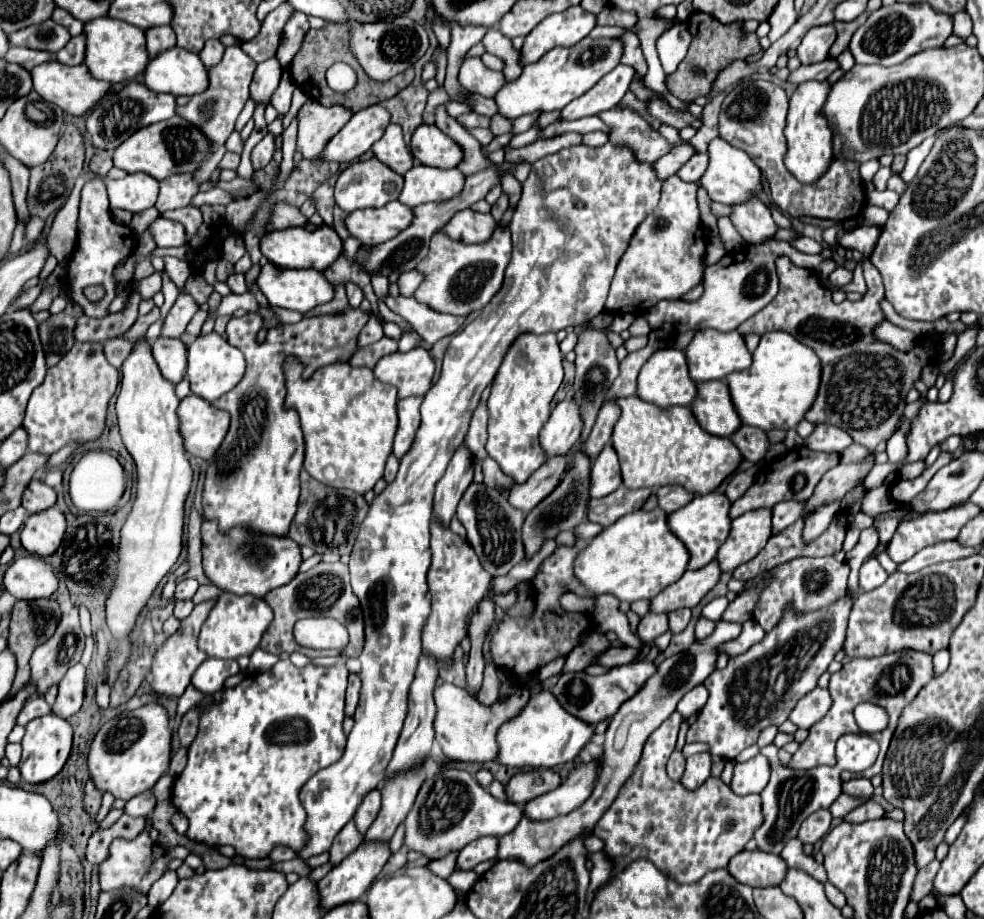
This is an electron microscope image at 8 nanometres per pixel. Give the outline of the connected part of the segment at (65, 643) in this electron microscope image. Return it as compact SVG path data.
M72 606L70 612L62 614L58 628L50 640L40 644L30 660L32 674L30 680L44 694L52 684L58 684L62 676L74 666L84 650L84 634L78 622L78 608Z

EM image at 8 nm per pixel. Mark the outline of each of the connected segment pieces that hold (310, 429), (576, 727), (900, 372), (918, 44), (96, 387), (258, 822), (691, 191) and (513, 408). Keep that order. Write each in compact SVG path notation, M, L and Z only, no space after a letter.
M294 358L286 360L286 404L296 408L300 414L300 424L306 442L304 470L318 482L334 488L346 488L358 494L366 494L382 478L388 456L392 454L392 440L398 426L396 416L396 388L374 378L370 368L354 368L350 364L330 364L314 372L310 380L302 380L302 364Z
M536 680L530 686L530 700L518 716L506 720L502 728L498 728L498 762L514 768L552 768L556 764L572 762L584 744L592 738L594 730L586 722L570 716L554 698L550 690L544 690Z
M778 258L780 290L778 296L762 308L762 312L750 316L750 320L738 326L740 334L754 332L758 336L774 330L782 330L798 338L798 342L810 346L822 364L820 388L814 404L806 412L806 420L812 424L828 422L852 436L854 442L876 450L882 440L888 440L894 432L898 416L904 412L904 398L914 382L920 378L920 370L934 362L934 342L920 340L910 352L898 352L888 344L874 340L872 330L884 320L880 300L884 298L884 286L878 270L869 258L862 260L863 275L868 292L864 298L842 304L834 304L830 292L820 286L818 276L808 268L798 268L790 258Z
M894 2L892 6L880 6L878 10L870 12L868 20L854 32L850 52L856 64L894 66L926 48L940 48L950 34L952 16L934 12L934 8L930 8L928 4Z
M76 342L62 360L48 370L44 384L40 384L28 402L24 428L30 436L28 450L40 454L54 454L72 440L90 442L96 440L106 422L106 410L116 386L120 382L118 370L106 360L102 344Z
M280 660L272 670L262 672L258 676L248 676L244 678L238 686L224 690L222 692L222 702L214 702L212 708L208 708L202 714L200 720L200 732L196 736L196 740L190 746L188 752L188 764L184 768L184 772L176 778L174 788L172 788L172 804L176 806L178 812L182 812L188 818L188 830L186 836L190 840L208 844L208 846L220 846L220 844L230 844L234 846L238 856L244 858L268 858L270 850L276 844L286 844L292 850L302 848L302 844L306 844L306 832L304 832L304 822L306 822L306 812L302 812L298 794L302 784L306 784L306 780L310 780L310 776L314 776L318 770L334 764L340 760L344 746L346 746L346 736L342 732L342 722L344 722L344 694L346 694L346 684L348 684L348 668L346 662L336 662L330 668L318 668L318 666L304 666L304 668L296 668L290 660Z
M678 176L664 180L658 208L638 226L626 254L616 268L606 298L606 310L610 314L644 314L660 300L680 298L702 284L706 268L706 234L702 234L696 190L698 184L684 182Z
M522 334L504 356L488 398L490 420L486 452L498 462L502 472L514 480L514 484L524 484L528 476L544 464L538 432L550 416L550 404L560 384L562 352L558 348L556 334Z

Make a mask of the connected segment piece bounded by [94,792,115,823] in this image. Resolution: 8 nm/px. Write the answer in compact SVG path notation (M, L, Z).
M106 792L102 797L102 803L100 810L98 811L97 815L95 816L94 820L100 823L111 810L112 804L115 801L115 798L112 794Z

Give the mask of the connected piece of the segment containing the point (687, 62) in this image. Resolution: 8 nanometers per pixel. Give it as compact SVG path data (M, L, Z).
M692 12L688 20L688 30L692 34L692 42L686 58L678 66L678 70L666 78L666 86L670 94L684 102L692 102L698 96L708 96L710 88L722 68L728 68L734 60L746 60L748 56L760 54L762 46L758 44L758 36L754 32L744 32L742 22L722 24L714 20L714 16L706 12Z

